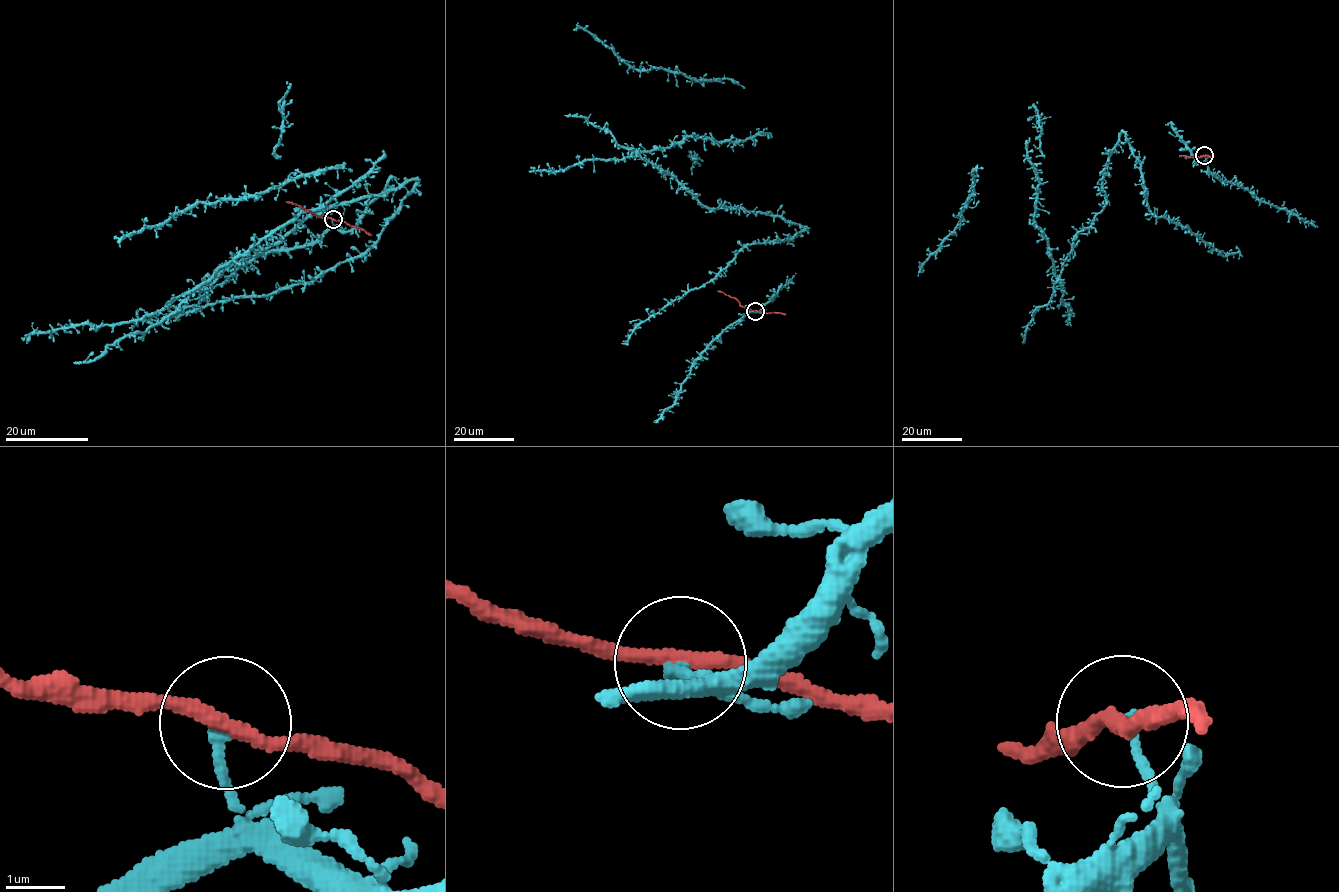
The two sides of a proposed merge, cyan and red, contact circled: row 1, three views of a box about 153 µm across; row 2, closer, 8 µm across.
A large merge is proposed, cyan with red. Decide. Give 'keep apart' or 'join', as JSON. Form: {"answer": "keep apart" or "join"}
{"answer": "keep apart"}

